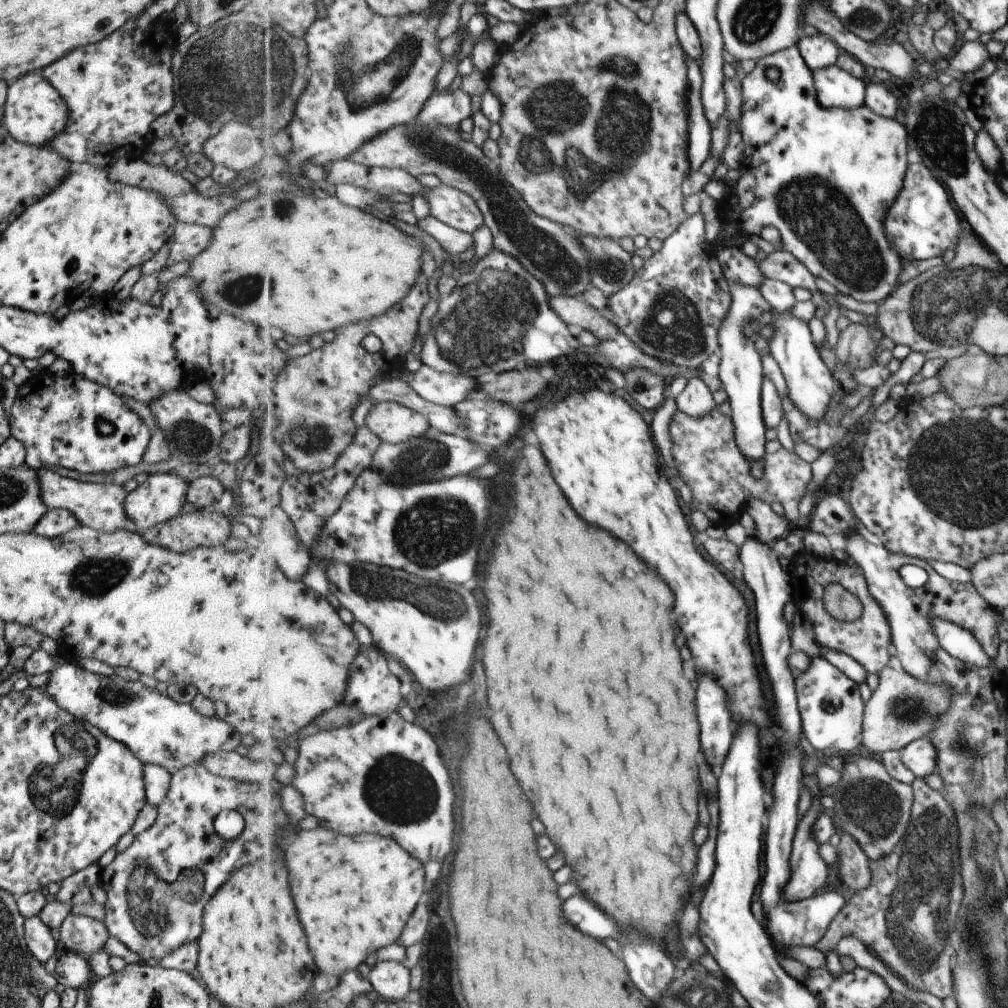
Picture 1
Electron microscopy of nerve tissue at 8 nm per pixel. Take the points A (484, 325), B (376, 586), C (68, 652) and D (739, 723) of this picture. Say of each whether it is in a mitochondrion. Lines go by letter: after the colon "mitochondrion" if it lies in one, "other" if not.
A: mitochondrion
B: mitochondrion
C: other
D: other

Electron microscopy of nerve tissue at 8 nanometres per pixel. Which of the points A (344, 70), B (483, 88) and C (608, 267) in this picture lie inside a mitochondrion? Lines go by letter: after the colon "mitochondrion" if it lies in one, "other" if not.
A: mitochondrion
B: other
C: mitochondrion

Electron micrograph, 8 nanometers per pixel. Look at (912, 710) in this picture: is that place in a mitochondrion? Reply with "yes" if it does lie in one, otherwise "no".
yes

